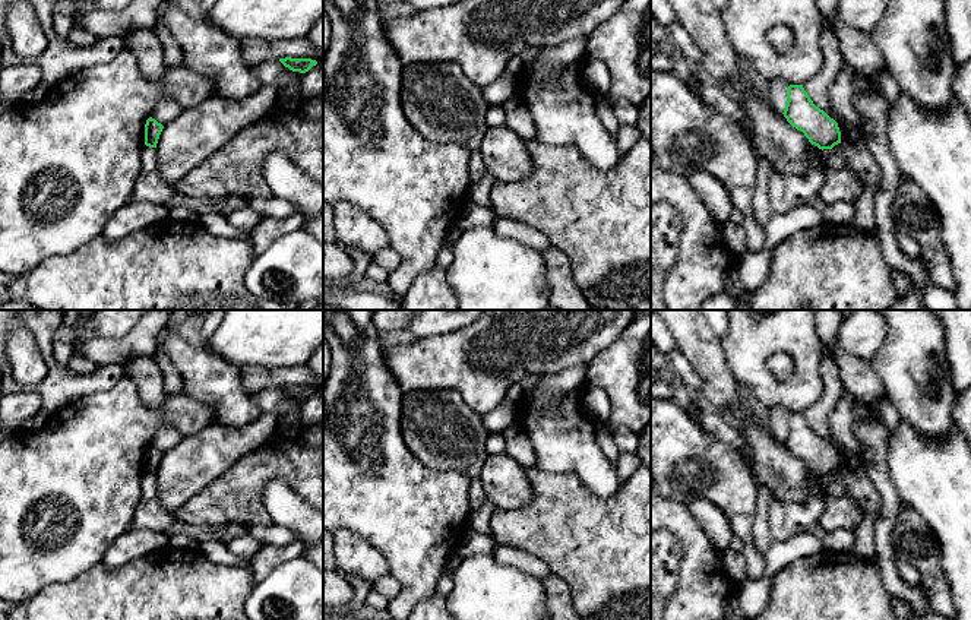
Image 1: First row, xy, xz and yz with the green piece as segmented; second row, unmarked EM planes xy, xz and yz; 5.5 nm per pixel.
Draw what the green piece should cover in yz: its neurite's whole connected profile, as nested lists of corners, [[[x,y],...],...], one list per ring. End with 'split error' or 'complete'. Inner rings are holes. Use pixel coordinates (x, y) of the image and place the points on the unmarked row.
[[[790,412],[787,427],[784,445],[822,478],[826,496],[829,499],[851,497],[844,484],[838,450],[813,431],[803,412]]] | split error

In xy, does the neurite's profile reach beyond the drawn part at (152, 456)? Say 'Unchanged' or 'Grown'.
Grown

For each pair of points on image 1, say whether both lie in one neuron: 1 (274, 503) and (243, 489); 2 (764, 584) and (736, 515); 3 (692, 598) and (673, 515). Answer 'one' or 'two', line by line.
1: two
2: two
3: one

